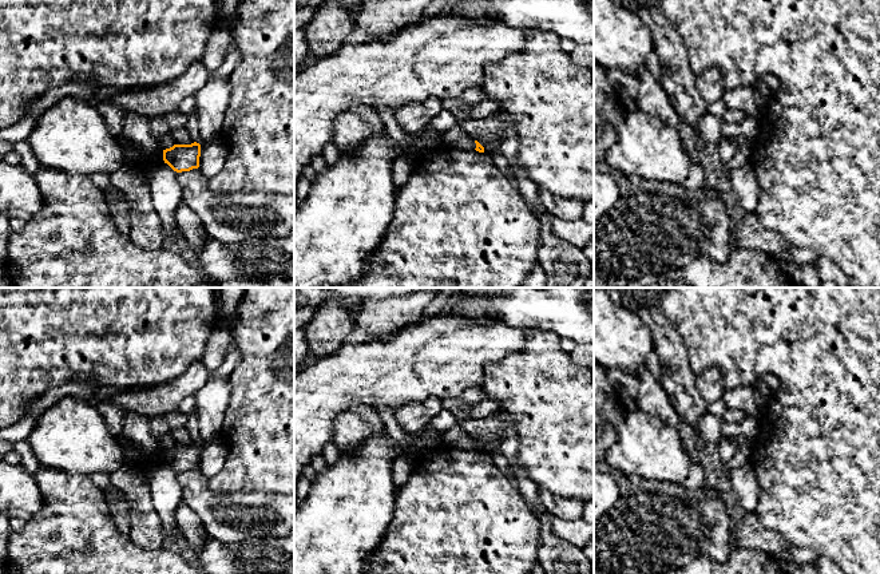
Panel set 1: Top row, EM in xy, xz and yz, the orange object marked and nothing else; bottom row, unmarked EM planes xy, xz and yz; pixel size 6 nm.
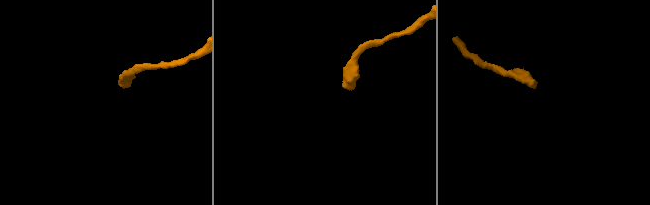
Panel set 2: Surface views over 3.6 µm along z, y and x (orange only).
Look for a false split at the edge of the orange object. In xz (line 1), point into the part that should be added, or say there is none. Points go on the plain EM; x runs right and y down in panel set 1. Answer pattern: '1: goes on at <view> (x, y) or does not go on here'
1: does not go on here

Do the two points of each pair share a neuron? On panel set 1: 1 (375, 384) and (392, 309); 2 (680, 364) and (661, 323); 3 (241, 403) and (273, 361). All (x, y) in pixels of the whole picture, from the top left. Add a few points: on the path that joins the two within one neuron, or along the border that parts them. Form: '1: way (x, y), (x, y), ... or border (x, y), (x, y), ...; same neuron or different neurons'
1: border (416, 321), (404, 325), (399, 331); different neurons
2: way (672, 353), (664, 333); same neuron
3: way (252, 392), (272, 372); same neuron

